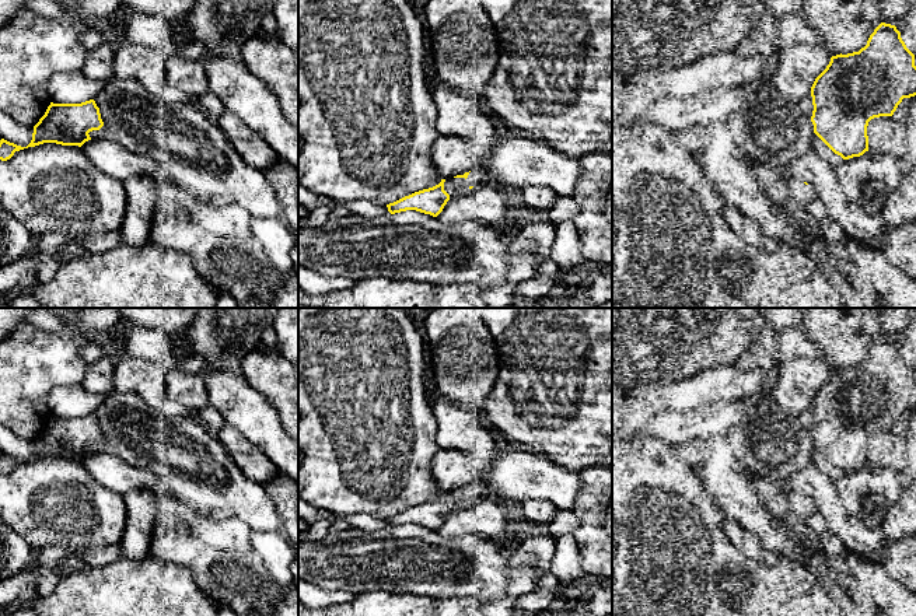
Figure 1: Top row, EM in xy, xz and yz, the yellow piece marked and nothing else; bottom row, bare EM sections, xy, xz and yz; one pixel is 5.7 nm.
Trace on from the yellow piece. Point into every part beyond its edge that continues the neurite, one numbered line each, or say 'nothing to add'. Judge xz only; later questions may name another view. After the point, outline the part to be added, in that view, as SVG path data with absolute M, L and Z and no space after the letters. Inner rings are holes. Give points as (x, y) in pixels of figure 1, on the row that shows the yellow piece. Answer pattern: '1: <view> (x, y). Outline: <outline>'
1: xz (479, 174). Outline: M478 164L471 169L468 178L450 178L444 182L444 190L452 196L458 192L466 190L471 186L476 186L480 183L494 185L493 178L490 176L487 168L483 164Z

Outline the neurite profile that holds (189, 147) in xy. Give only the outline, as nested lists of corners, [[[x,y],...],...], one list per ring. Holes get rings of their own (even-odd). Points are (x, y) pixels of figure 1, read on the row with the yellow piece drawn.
[[[112,76],[104,83],[105,87],[94,98],[104,126],[99,130],[90,132],[91,139],[115,140],[129,151],[154,160],[158,165],[158,176],[171,179],[176,186],[203,202],[209,202],[216,195],[227,195],[254,218],[283,217],[275,190],[268,183],[263,172],[255,169],[240,155],[218,126],[217,118],[196,102],[171,105],[154,97],[139,80],[132,77],[119,78]]]

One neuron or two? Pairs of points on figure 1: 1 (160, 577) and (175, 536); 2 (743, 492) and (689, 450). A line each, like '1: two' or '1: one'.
1: two
2: two

